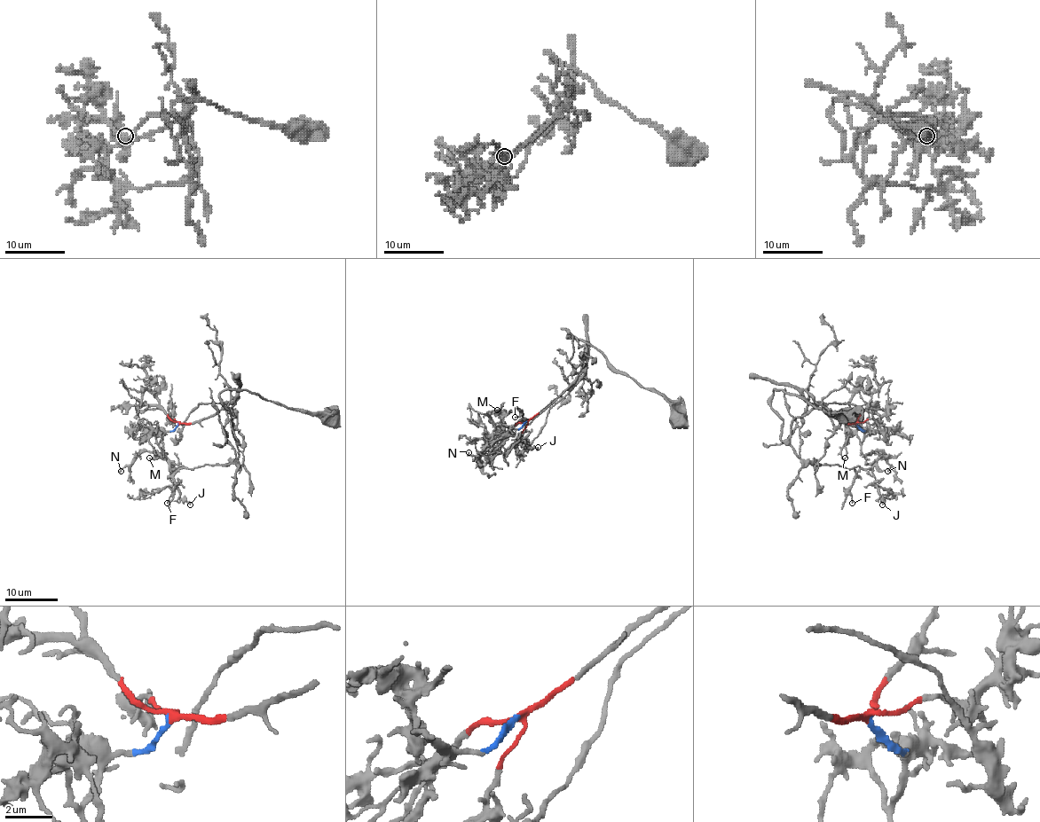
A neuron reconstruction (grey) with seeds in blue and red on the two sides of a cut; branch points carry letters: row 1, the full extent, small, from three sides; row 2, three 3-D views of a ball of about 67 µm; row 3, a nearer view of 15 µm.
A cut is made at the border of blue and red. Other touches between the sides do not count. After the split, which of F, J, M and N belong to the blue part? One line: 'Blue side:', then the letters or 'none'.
Blue side: M, N

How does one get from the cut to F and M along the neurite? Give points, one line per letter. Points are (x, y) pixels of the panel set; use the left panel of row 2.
F: (178, 422), (200, 422), (230, 403), (224, 430), (237, 458), (230, 464), (180, 469), (167, 503)
M: (178, 422), (173, 430), (154, 430), (149, 440), (153, 451), (149, 458)

